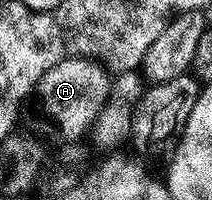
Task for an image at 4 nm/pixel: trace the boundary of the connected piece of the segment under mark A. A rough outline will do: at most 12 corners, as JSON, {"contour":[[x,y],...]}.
{"contour":[[65,57],[33,92],[39,111],[79,141],[111,99],[102,63]]}

